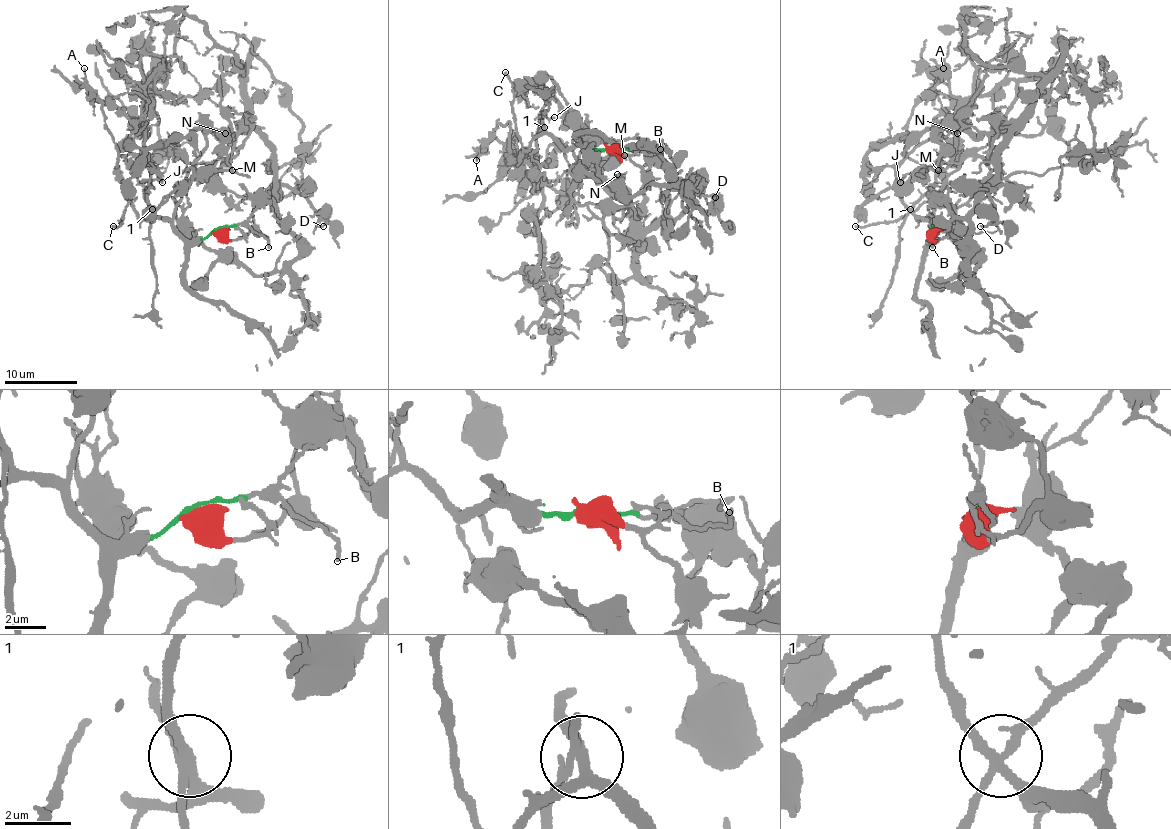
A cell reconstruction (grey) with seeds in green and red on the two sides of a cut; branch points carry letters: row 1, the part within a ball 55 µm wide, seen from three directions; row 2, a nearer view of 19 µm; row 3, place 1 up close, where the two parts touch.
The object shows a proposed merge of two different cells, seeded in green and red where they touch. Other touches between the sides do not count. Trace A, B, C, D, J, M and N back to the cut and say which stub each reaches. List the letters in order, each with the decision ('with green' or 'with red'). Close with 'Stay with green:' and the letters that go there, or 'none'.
A: with green
B: with green
C: with green
D: with red
J: with green
M: with red
N: with red
Stay with green: A, B, C, J

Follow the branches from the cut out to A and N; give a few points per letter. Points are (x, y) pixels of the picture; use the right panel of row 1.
A: (931, 230), (929, 241), (931, 224), (917, 219), (933, 210), (944, 184), (906, 146), (913, 106), (942, 67)
N: (931, 230), (942, 239), (957, 224), (946, 202), (955, 215), (975, 204), (1010, 128), (957, 133)

